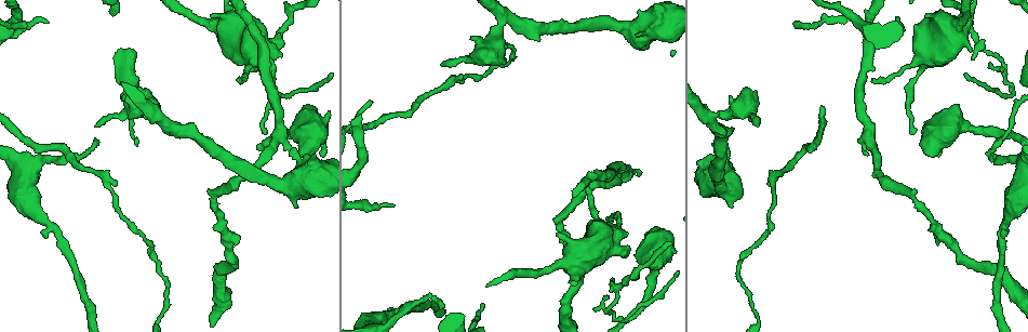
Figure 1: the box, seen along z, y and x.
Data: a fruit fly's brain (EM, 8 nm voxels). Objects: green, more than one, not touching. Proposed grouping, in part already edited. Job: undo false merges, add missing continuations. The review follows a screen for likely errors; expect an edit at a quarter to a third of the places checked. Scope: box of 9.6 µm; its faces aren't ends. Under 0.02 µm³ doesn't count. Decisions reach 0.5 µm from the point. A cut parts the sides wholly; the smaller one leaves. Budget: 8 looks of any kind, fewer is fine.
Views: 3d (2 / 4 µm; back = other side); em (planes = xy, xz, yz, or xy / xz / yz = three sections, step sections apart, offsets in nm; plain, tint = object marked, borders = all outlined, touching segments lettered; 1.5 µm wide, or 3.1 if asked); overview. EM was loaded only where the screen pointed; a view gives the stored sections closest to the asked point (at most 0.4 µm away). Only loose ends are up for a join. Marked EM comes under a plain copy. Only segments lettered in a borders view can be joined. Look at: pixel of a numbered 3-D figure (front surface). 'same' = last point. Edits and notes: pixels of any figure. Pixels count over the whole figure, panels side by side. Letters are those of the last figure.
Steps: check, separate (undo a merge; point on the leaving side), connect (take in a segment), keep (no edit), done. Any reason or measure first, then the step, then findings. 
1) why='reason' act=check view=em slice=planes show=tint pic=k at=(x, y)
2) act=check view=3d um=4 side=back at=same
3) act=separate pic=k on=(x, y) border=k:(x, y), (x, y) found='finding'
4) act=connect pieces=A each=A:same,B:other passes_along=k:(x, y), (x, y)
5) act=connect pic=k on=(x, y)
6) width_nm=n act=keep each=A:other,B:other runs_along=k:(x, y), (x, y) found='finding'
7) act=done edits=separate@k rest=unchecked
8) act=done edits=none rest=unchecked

why='abrupt turn' act=check view=3d um=4 pic=1 at=(619, 295)

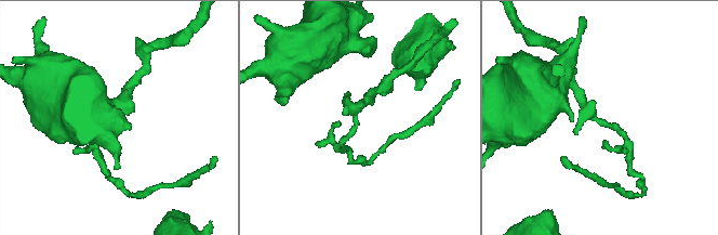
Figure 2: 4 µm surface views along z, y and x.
act=check view=em slice=planes show=borders pic=2 at=(355, 119)

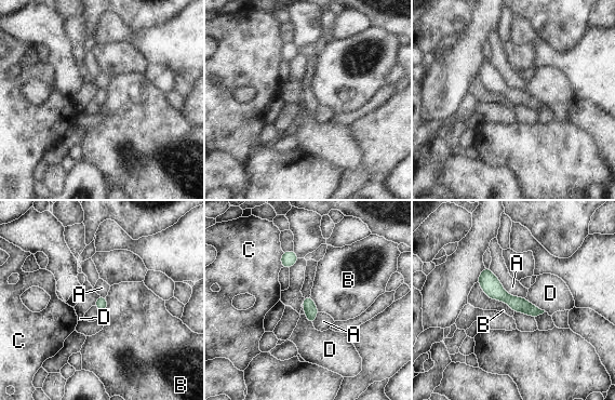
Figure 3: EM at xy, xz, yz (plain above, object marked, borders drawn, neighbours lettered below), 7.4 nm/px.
longest_contact=A:340nm act=keep each=A:other,B:other,C:other,D:other border=3:(524, 297), (545, 310) found='all the same neuron'

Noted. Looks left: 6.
why='end of a long branch' act=check view=3d um=2 pic=1 at=(266, 133)

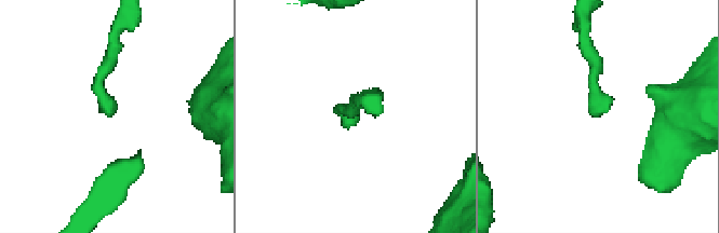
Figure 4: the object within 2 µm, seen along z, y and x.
act=check view=em slice=xz step=4 show=borders pic=4 at=(591, 117)

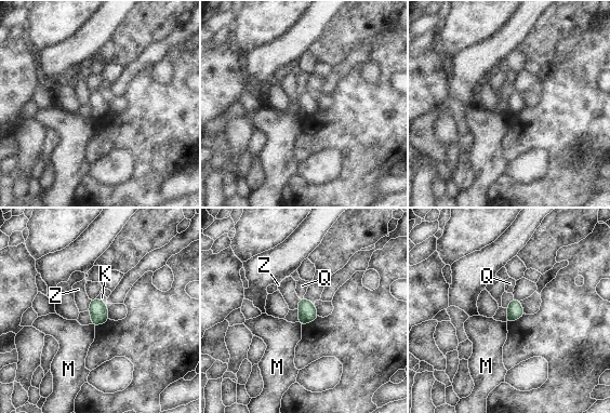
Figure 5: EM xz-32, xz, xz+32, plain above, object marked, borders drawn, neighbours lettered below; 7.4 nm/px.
act=check view=em slice=planes show=borders at=same

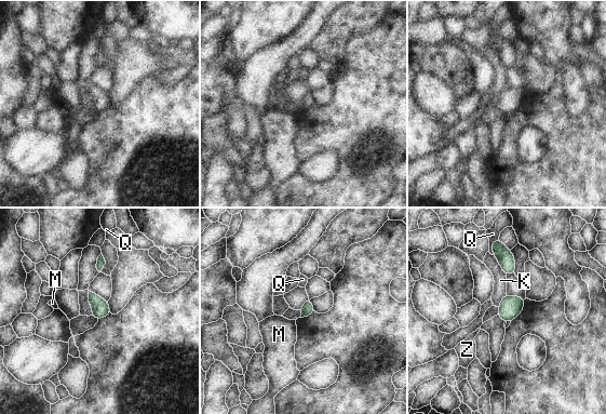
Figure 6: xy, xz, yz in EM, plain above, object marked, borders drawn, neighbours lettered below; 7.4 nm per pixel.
act=keep each=K:other,M:other,Q:other,Z:other border=6:(490, 246), (494, 254) found='no lettered segment goes on from it'

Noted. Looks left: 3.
why='tapers out' act=check view=em slice=yz step=4 show=borders pic=1 at=(94, 137)

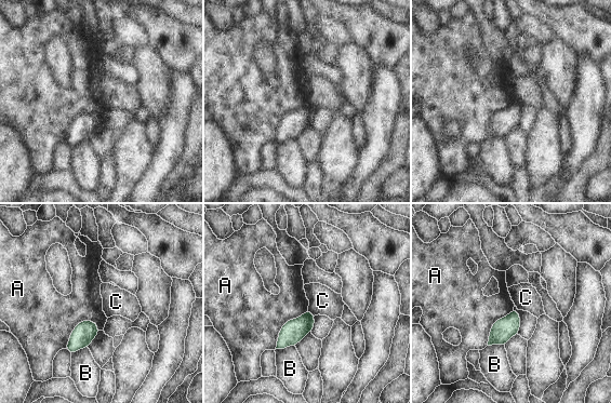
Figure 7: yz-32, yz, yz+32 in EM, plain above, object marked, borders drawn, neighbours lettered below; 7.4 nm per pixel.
why='another direction' act=check view=em slice=planes show=borders at=same

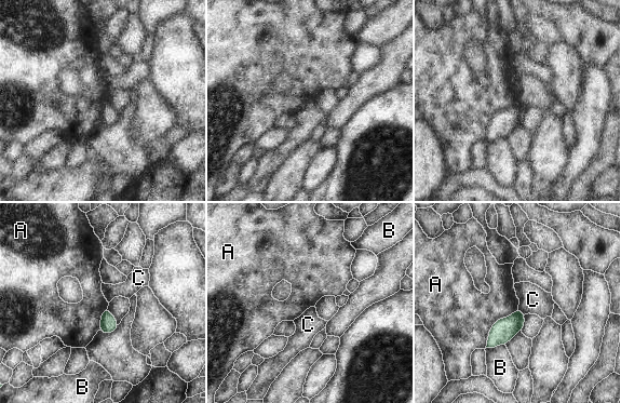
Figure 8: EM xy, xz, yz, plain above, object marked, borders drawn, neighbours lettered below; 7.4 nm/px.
act=keep each=A:other,B:other,C:other border=8:(517, 307), (493, 324), (485, 347) found='none of them fits'

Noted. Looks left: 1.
act=done edits=none rest=unchecked

